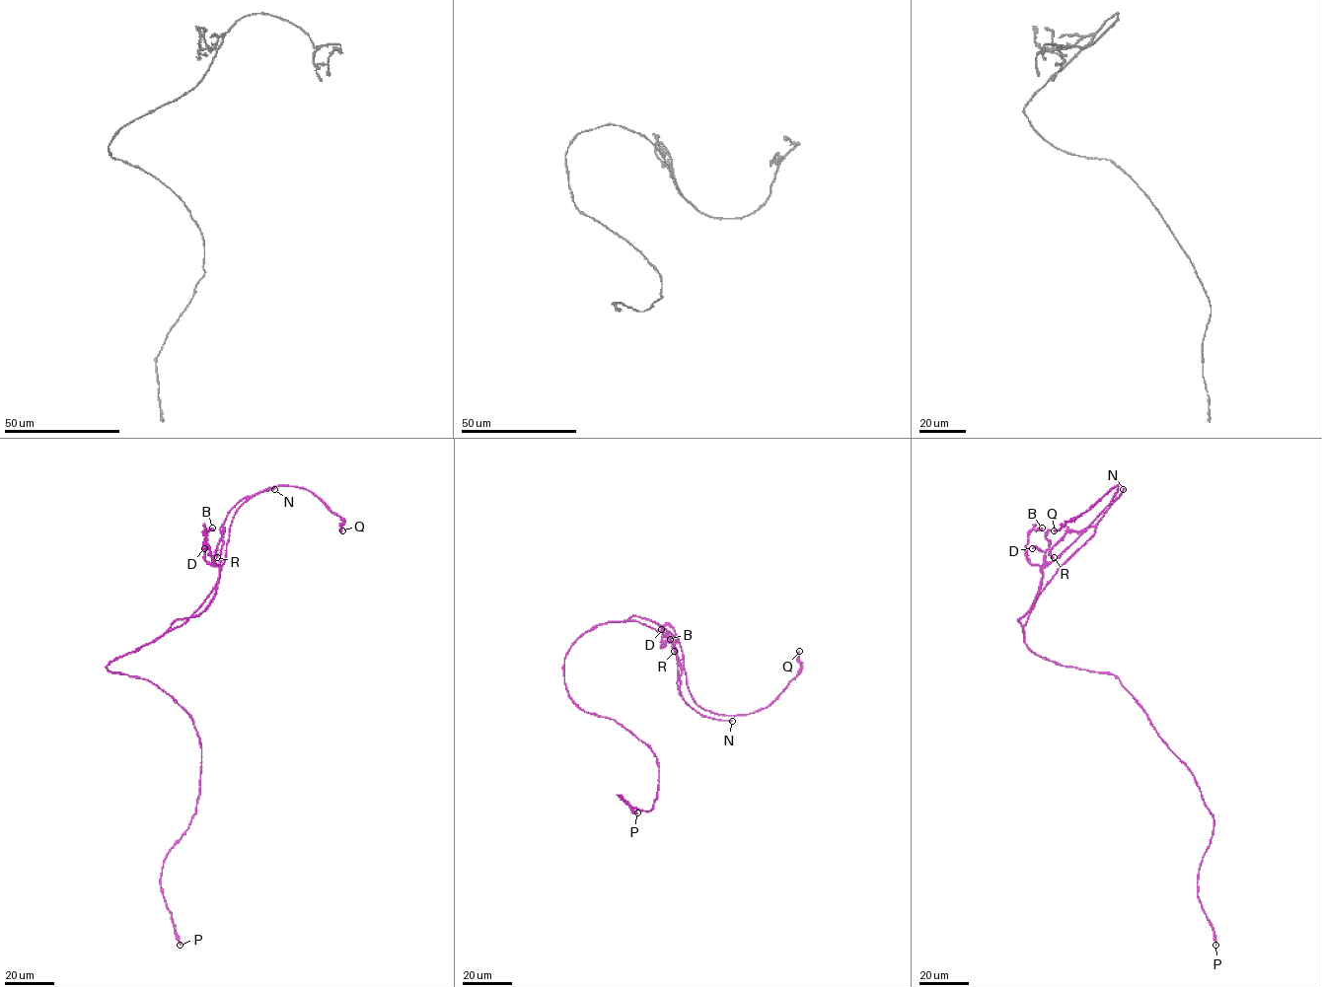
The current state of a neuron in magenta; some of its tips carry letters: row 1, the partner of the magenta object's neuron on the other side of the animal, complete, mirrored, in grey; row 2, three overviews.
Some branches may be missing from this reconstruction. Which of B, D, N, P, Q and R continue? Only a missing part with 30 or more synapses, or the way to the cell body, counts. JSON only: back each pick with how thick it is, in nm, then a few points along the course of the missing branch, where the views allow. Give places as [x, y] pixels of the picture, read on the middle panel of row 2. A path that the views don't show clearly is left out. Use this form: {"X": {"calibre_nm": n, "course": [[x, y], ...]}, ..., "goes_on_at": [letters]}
{"N": {"calibre_nm": 160, "course": [[732, 721], [759, 716], [781, 699], [791, 681], [785, 656], [797, 632], [803, 627], [808, 638], [801, 645]]}, "goes_on_at": ["N"]}

